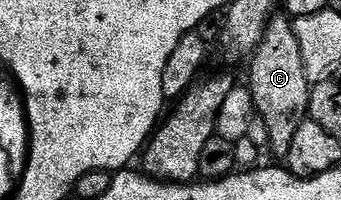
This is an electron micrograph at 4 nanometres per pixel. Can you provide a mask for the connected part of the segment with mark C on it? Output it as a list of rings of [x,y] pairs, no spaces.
[[[277,16],[270,20],[256,53],[251,55],[251,62],[250,89],[256,105],[256,114],[262,120],[262,124],[266,124],[267,149],[273,150],[280,160],[287,159],[290,143],[298,132],[298,124],[302,124],[309,117],[308,102],[312,98],[312,86],[304,71],[302,48],[298,48],[296,43],[296,32],[291,17]]]

